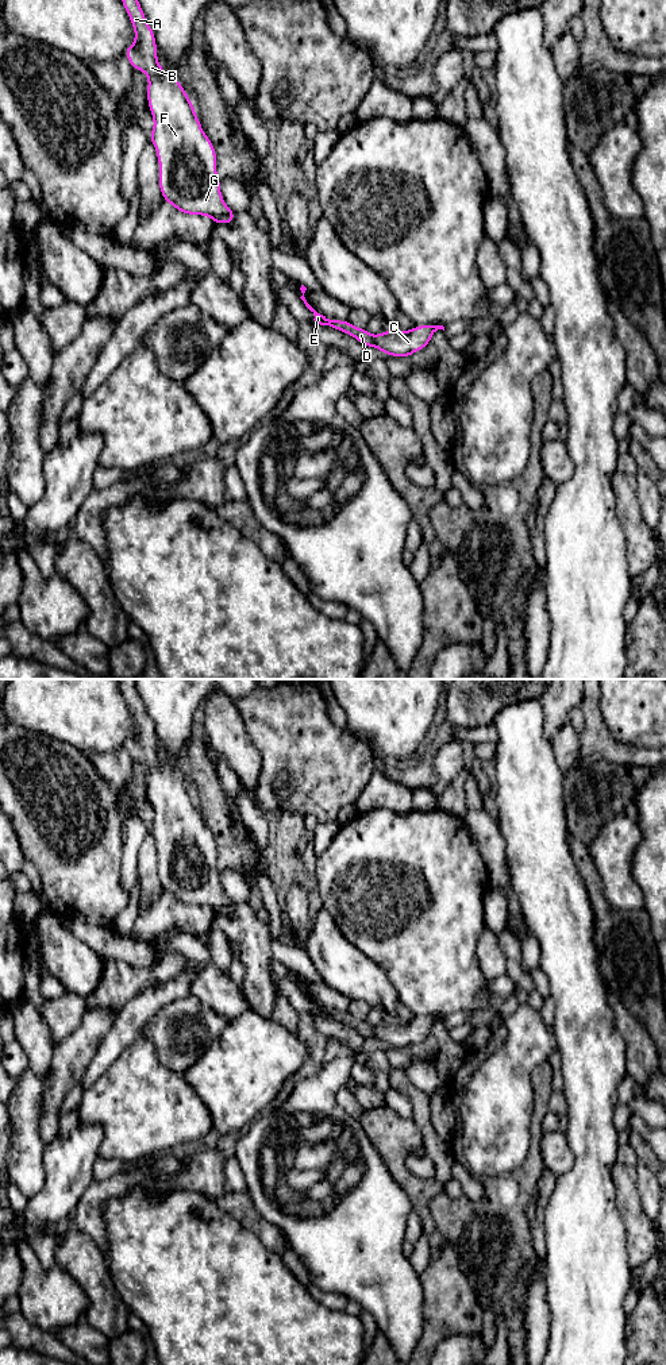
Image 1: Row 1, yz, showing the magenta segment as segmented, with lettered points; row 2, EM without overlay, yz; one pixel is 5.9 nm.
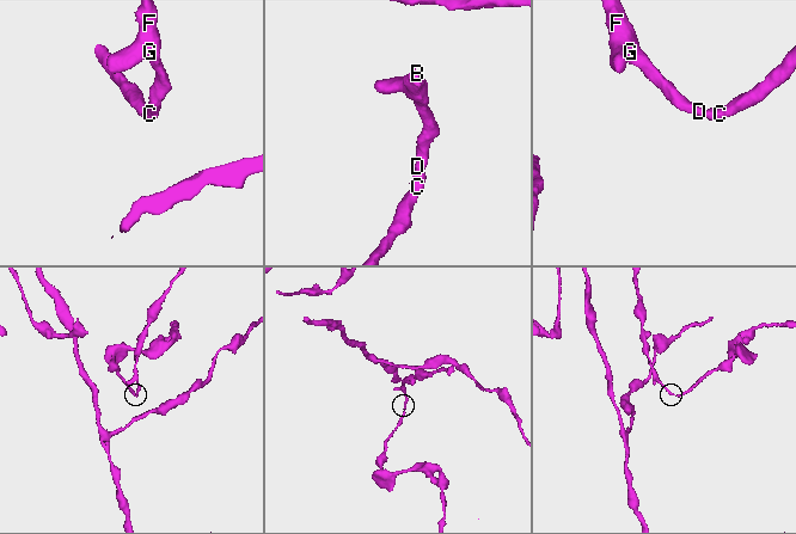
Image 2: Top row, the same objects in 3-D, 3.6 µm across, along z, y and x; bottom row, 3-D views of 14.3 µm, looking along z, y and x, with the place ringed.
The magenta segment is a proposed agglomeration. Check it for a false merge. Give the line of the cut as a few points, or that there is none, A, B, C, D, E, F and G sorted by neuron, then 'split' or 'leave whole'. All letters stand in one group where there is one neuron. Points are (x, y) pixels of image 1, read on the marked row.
no cut; A B C D E F G; leave whole

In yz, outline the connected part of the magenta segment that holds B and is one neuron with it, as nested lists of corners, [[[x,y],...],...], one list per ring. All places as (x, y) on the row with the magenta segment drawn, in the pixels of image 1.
[[[122,0],[135,32],[135,43],[127,46],[124,57],[134,70],[147,74],[147,103],[153,115],[154,128],[149,139],[155,146],[159,163],[158,184],[162,198],[186,215],[209,216],[215,224],[232,224],[236,215],[230,209],[220,192],[220,178],[216,173],[216,150],[204,134],[195,107],[181,82],[166,73],[157,58],[157,42],[153,28],[147,24],[138,0]]]

